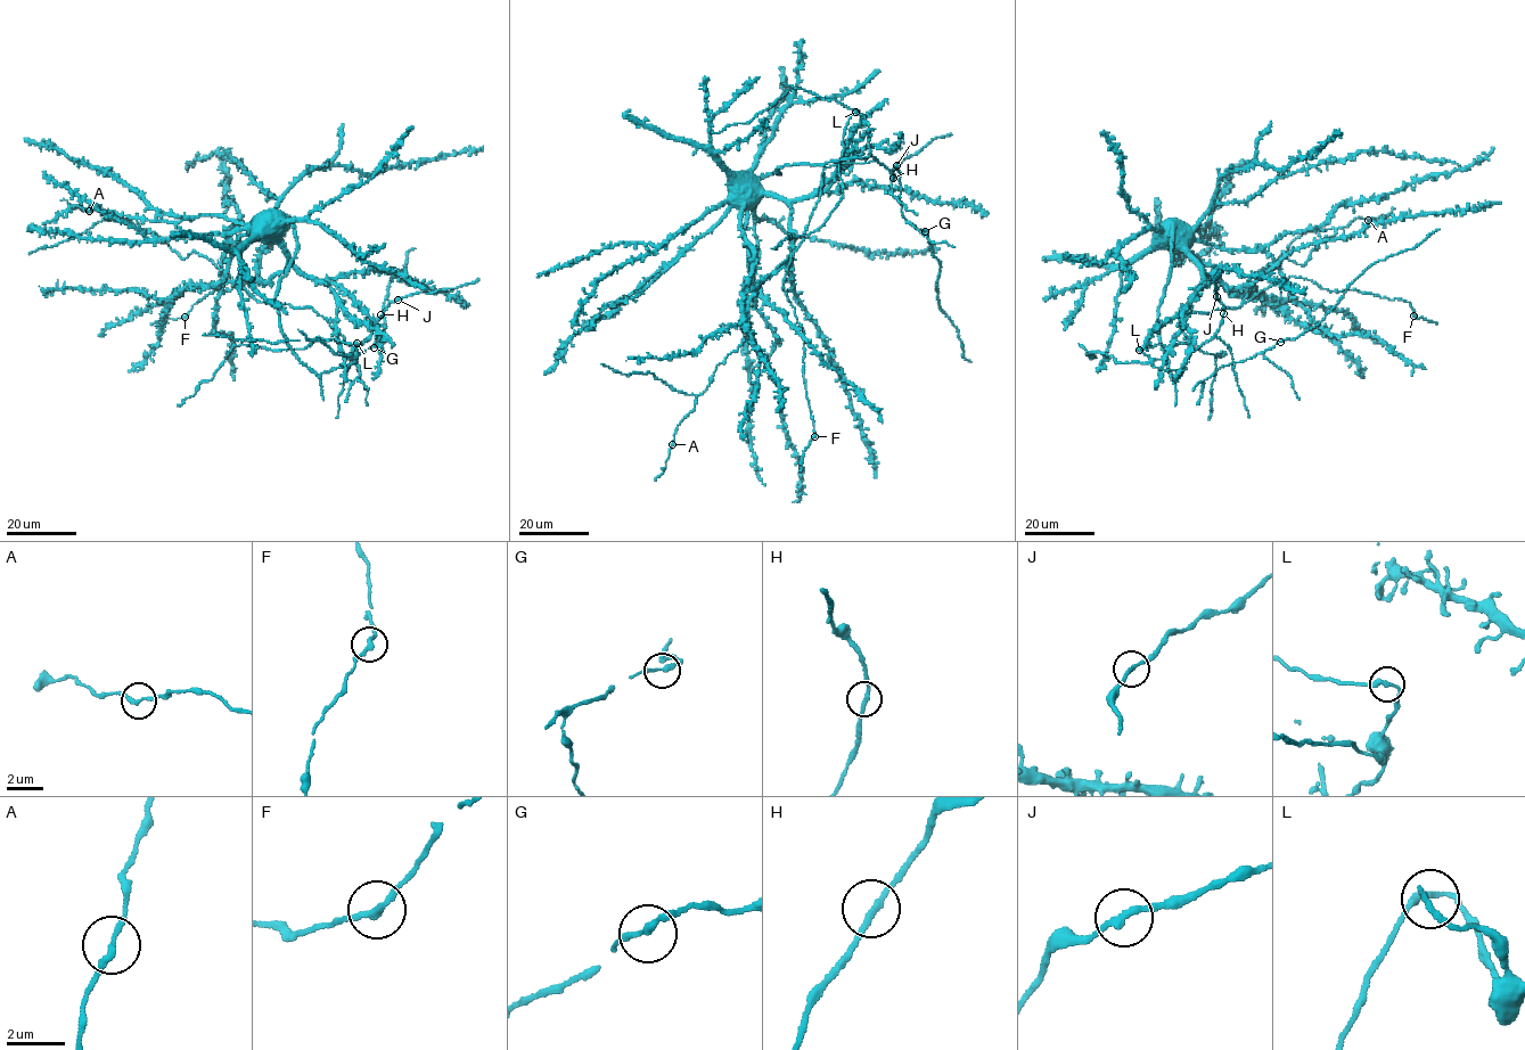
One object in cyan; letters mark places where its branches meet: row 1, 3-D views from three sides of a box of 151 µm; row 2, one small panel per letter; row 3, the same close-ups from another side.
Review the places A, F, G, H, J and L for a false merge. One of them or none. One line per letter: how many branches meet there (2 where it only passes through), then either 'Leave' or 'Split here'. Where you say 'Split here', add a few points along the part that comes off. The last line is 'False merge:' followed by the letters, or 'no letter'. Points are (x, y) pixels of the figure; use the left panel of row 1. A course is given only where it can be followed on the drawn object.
A: Branches: 2. Leave
F: Branches: 2. Leave
G: Branches: 2. Leave
H: Branches: 2. Leave
J: Branches: 2. Leave
L: Branches: 2. Leave
False merge: no letter

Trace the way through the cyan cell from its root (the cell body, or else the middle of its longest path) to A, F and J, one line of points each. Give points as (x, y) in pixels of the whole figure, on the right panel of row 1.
A: (1178, 227), (1208, 276), (1253, 288), (1268, 265), (1284, 259), (1305, 264), (1317, 243), (1355, 218), (1369, 219)
F: (1178, 227), (1208, 276), (1254, 288), (1244, 303), (1295, 277), (1329, 292), (1405, 301), (1413, 316)
J: (1178, 227), (1158, 321), (1174, 380), (1191, 352), (1219, 330), (1224, 310), (1216, 297)

